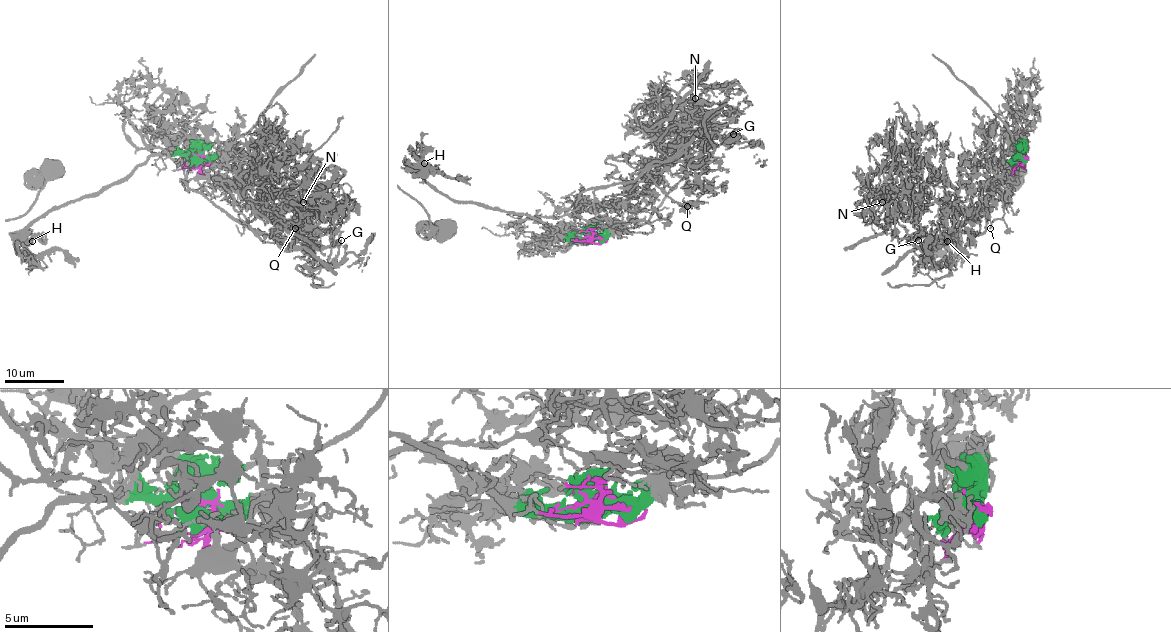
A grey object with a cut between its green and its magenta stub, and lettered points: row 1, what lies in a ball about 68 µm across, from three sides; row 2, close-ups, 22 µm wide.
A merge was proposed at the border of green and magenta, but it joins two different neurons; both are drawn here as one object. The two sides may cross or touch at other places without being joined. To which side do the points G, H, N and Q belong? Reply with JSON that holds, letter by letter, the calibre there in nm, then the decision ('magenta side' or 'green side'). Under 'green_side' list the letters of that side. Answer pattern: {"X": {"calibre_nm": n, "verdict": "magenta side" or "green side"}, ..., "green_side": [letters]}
{"G": {"calibre_nm": 120, "verdict": "magenta side"}, "H": {"calibre_nm": 150, "verdict": "green side"}, "N": {"calibre_nm": 170, "verdict": "magenta side"}, "Q": {"calibre_nm": 120, "verdict": "magenta side"}, "green_side": ["H"]}

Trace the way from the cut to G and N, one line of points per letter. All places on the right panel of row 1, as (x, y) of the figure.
G: (1024, 158), (999, 184), (979, 187), (968, 217), (943, 242), (926, 240), (926, 232), (929, 246), (917, 240)
N: (1024, 158), (999, 184), (979, 187), (965, 221), (940, 243), (925, 239), (917, 209), (882, 202)

